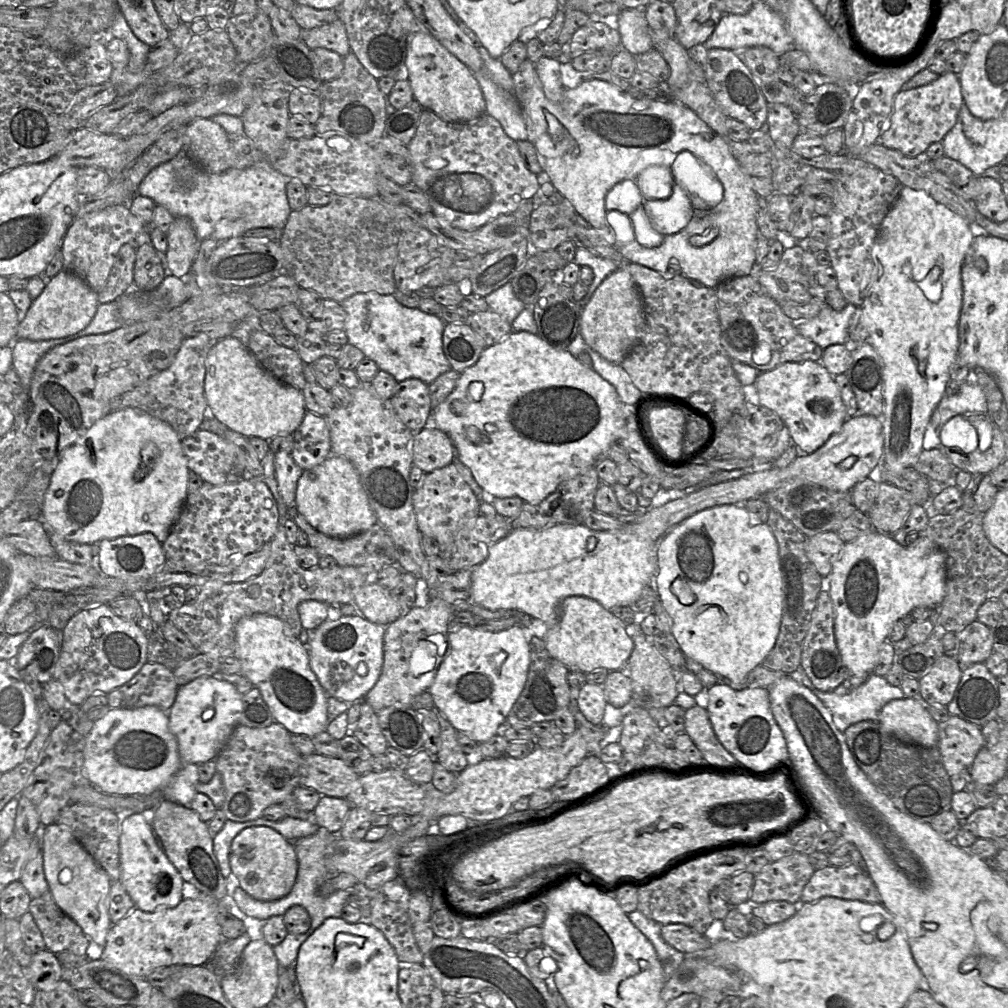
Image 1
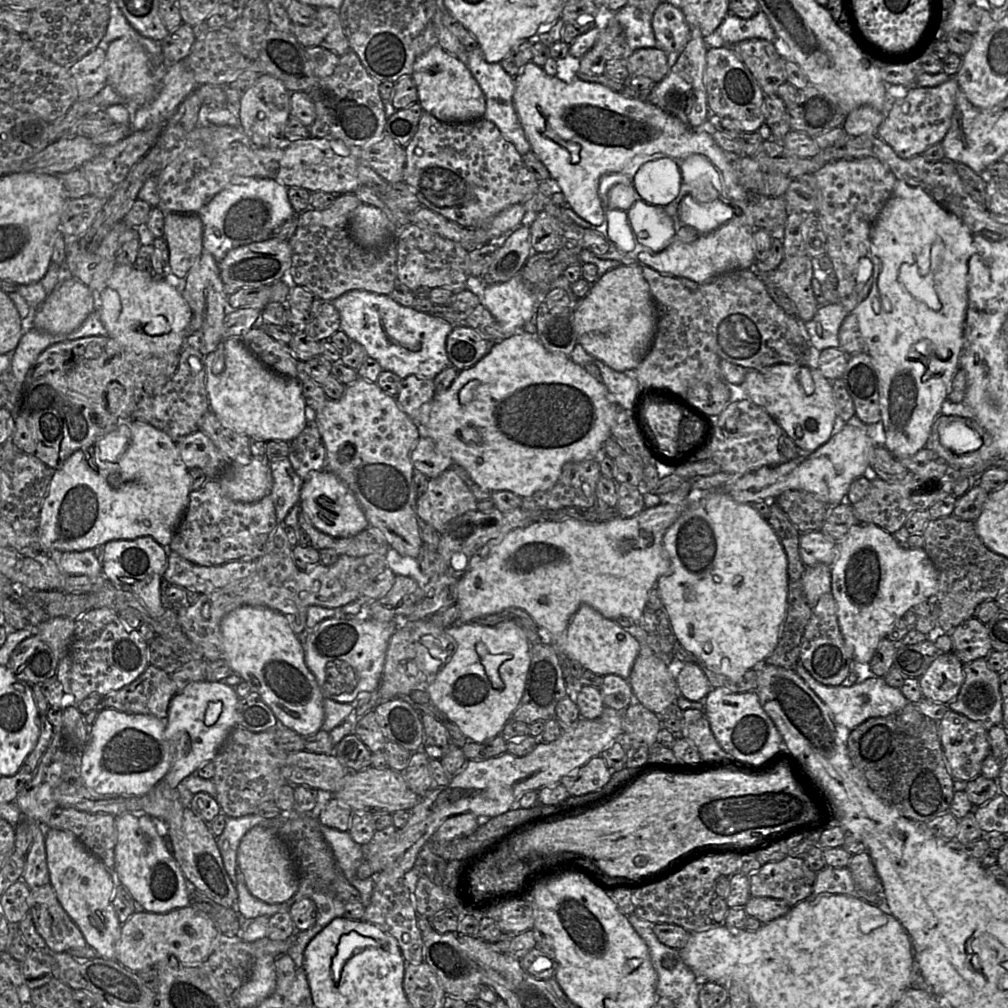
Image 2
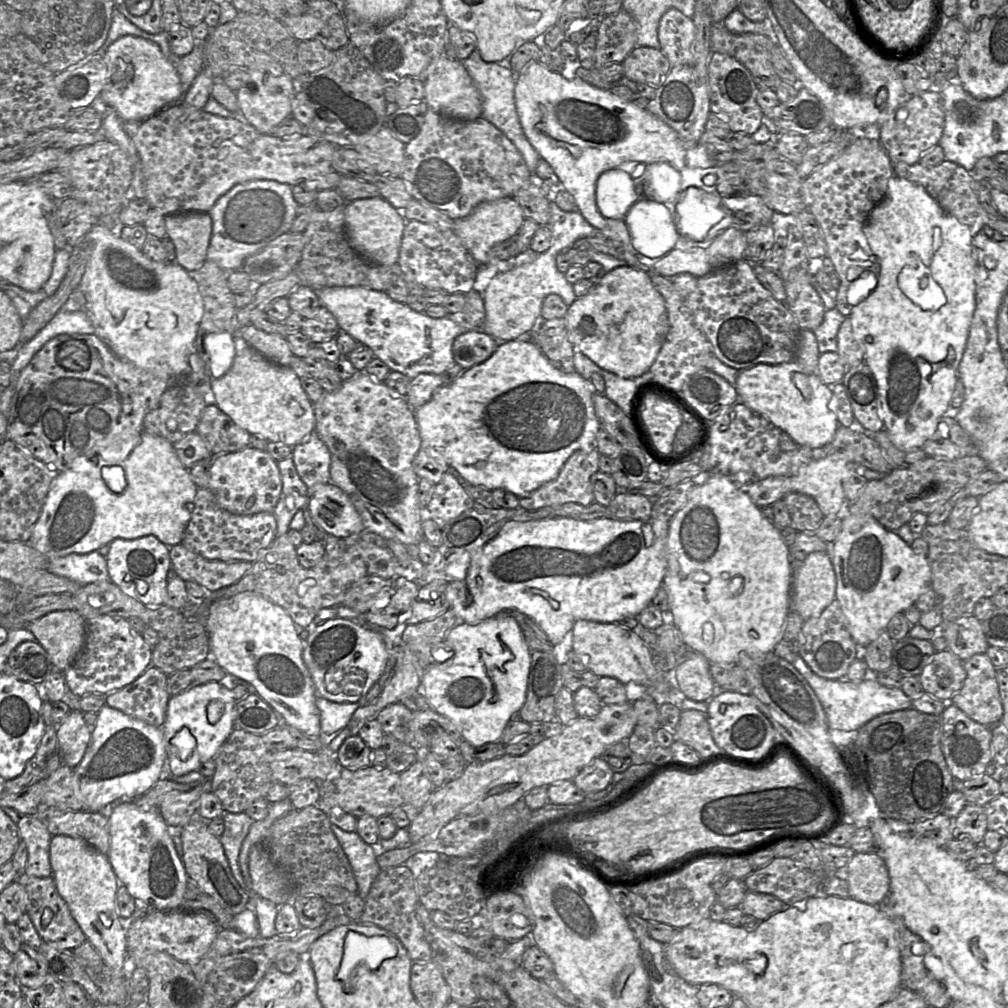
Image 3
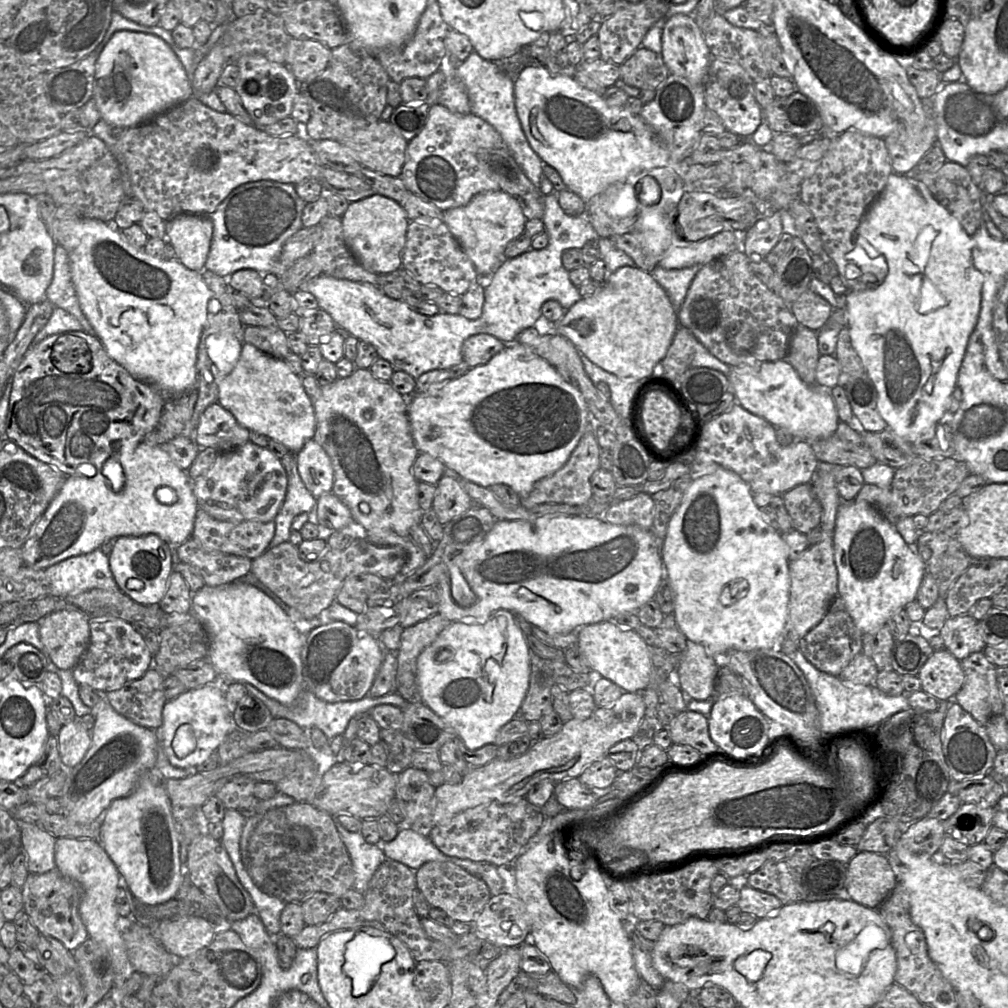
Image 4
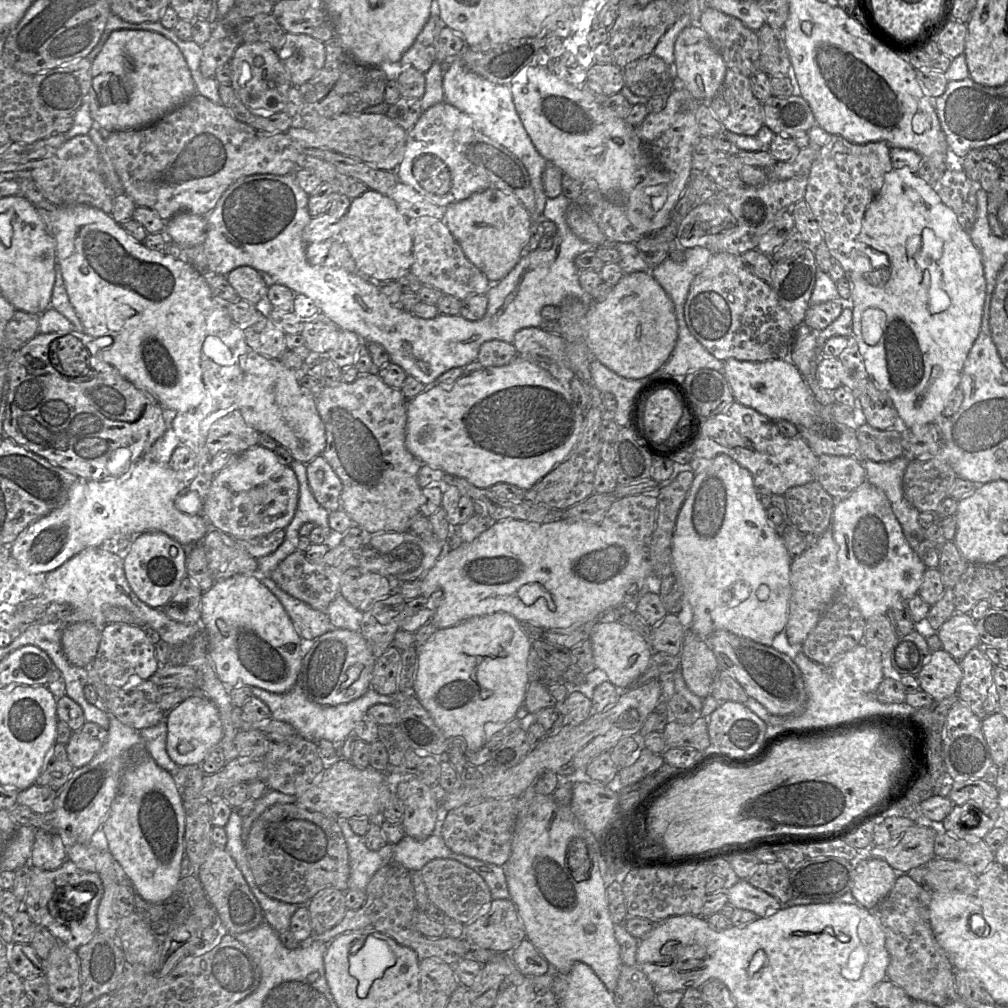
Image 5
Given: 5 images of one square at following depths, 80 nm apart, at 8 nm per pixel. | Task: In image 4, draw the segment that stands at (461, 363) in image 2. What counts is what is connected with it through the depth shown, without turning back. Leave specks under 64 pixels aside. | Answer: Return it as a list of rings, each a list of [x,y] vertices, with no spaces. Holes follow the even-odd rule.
[[[490,334],[470,336],[462,346],[463,361],[471,368],[486,364],[505,346],[505,343]]]

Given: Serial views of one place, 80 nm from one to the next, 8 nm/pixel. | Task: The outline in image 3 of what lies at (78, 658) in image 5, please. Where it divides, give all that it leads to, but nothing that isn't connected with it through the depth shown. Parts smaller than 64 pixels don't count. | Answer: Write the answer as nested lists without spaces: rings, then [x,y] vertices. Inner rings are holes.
[[[58,610],[28,622],[26,628],[45,649],[58,671],[64,671],[83,647],[86,619],[76,610]]]

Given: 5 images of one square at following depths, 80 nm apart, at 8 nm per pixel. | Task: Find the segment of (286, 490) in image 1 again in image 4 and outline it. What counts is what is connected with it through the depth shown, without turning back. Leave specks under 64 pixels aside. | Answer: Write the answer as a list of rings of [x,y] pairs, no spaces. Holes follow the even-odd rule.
[[[288,452],[281,463],[286,470],[288,485],[285,499],[277,513],[275,521],[275,535],[269,548],[289,541],[291,525],[296,516],[301,513],[308,513],[313,516],[317,498],[306,488],[297,468],[296,453]]]

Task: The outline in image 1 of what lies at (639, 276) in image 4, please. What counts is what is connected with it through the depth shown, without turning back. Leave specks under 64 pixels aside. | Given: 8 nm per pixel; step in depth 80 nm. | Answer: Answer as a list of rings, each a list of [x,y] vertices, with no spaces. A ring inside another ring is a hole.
[[[619,267],[607,276],[580,311],[579,332],[585,343],[611,363],[621,365],[644,328],[644,310],[640,292],[631,276]]]

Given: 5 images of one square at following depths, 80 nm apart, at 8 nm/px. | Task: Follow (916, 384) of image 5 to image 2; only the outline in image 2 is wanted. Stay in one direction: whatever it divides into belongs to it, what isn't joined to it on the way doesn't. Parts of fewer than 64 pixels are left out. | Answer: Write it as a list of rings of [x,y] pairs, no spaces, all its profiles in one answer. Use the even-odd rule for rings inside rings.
[[[897,180],[892,195],[886,202],[870,230],[870,253],[872,266],[871,289],[853,312],[858,319],[859,329],[866,343],[867,353],[873,360],[878,376],[881,421],[885,430],[885,448],[894,457],[913,456],[926,446],[934,420],[939,416],[942,404],[948,400],[952,379],[959,369],[960,351],[968,307],[968,261],[975,253],[973,236],[970,230],[955,215],[937,204],[922,188],[911,187]]]

